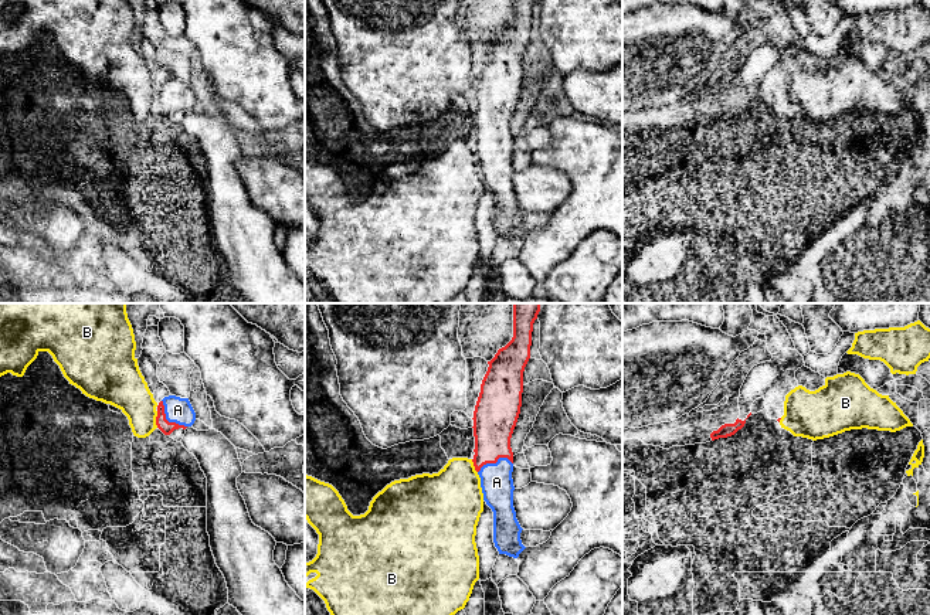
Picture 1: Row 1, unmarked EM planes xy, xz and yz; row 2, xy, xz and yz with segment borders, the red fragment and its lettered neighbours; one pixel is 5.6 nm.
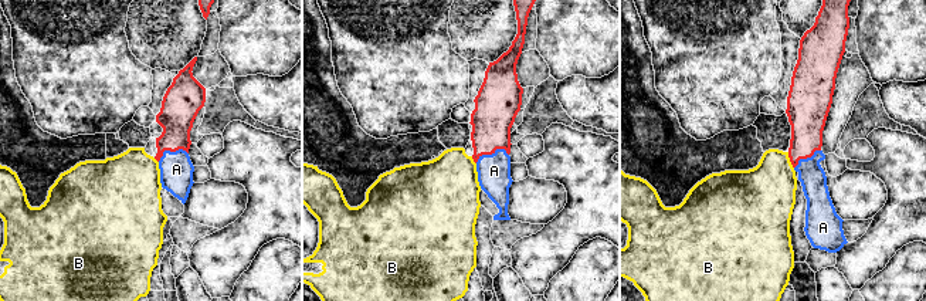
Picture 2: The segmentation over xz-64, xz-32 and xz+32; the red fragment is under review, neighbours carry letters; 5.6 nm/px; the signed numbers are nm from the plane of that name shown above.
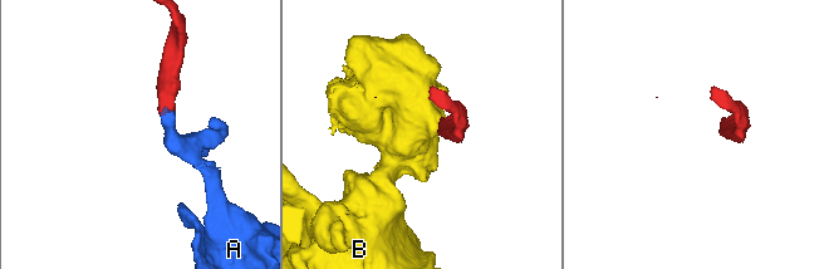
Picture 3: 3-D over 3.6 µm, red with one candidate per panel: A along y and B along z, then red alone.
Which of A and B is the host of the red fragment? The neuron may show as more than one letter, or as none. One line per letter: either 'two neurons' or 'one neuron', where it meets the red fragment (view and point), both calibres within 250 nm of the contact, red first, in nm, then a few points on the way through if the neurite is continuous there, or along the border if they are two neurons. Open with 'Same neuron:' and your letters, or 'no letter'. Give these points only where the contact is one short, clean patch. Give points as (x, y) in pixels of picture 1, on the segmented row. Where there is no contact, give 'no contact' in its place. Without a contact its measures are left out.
Same neuron: A
A: one neuron | xy (166, 420) | 70/150 nm | across xy (166, 427), (166, 420), (177, 410)
B: two neurons | xy (156, 420) | 70/240 nm | along xy (158, 411), (156, 427)

